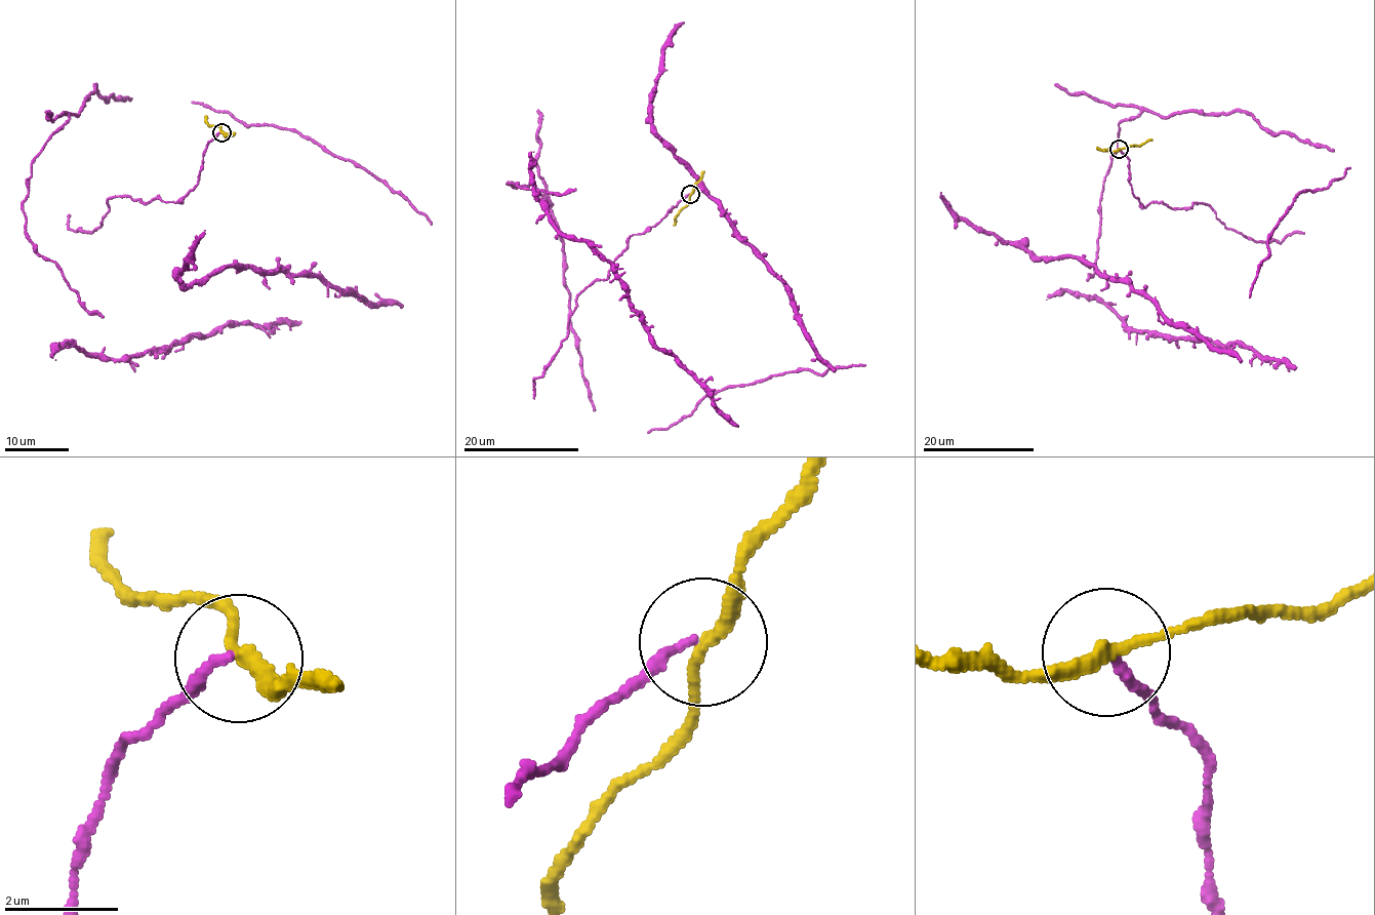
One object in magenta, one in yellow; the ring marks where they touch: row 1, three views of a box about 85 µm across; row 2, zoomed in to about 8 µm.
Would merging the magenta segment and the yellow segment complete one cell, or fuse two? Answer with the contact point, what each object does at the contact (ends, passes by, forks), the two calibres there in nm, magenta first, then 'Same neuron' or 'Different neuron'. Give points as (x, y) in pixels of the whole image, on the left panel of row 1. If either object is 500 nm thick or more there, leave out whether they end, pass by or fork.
Place: (221, 132). At the ring magenta ends. At the ring yellow passes by. Thickness 160 nm (magenta) against 240 nm. Different neuron

